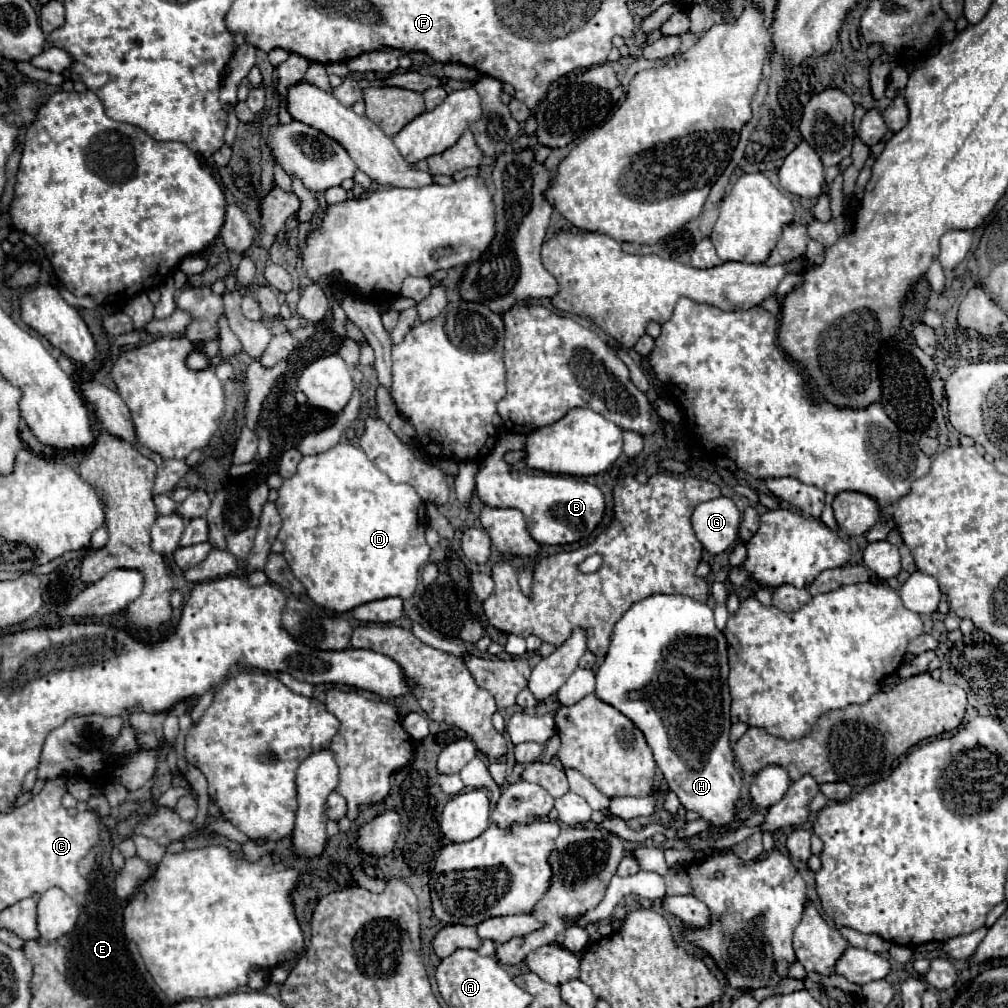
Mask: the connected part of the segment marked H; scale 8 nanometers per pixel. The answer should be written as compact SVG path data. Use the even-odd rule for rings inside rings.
M651 595L639 603L635 603L615 625L613 629L613 637L611 637L611 647L605 655L605 661L603 665L599 667L597 671L597 687L595 687L595 693L599 695L599 699L603 699L605 703L613 705L615 709L619 709L623 715L627 715L645 735L653 755L655 755L655 761L659 765L659 769L663 771L663 777L667 779L667 785L669 789L679 797L681 805L689 811L695 811L699 813L699 817L703 821L709 823L709 829L711 833L717 833L717 831L725 831L733 819L735 819L735 803L739 799L739 791L741 791L741 775L739 771L735 769L735 759L733 759L733 749L729 745L729 729L731 729L731 721L729 721L729 705L731 705L731 695L729 695L729 685L727 685L727 675L729 675L729 661L727 661L727 641L725 641L725 635L715 627L715 621L713 621L713 611L705 605L705 603L697 603L693 601L691 597L685 597L685 595ZM677 655L675 659L683 659L681 661L687 661L687 667L689 667L689 673L683 675L683 667L681 669L673 669L669 671L669 667L665 667L667 659Z

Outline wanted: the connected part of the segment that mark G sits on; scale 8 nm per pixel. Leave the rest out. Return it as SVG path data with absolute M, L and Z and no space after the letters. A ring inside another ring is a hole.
M723 495L693 509L693 531L711 555L723 553L735 543L739 523L741 511L733 499Z

